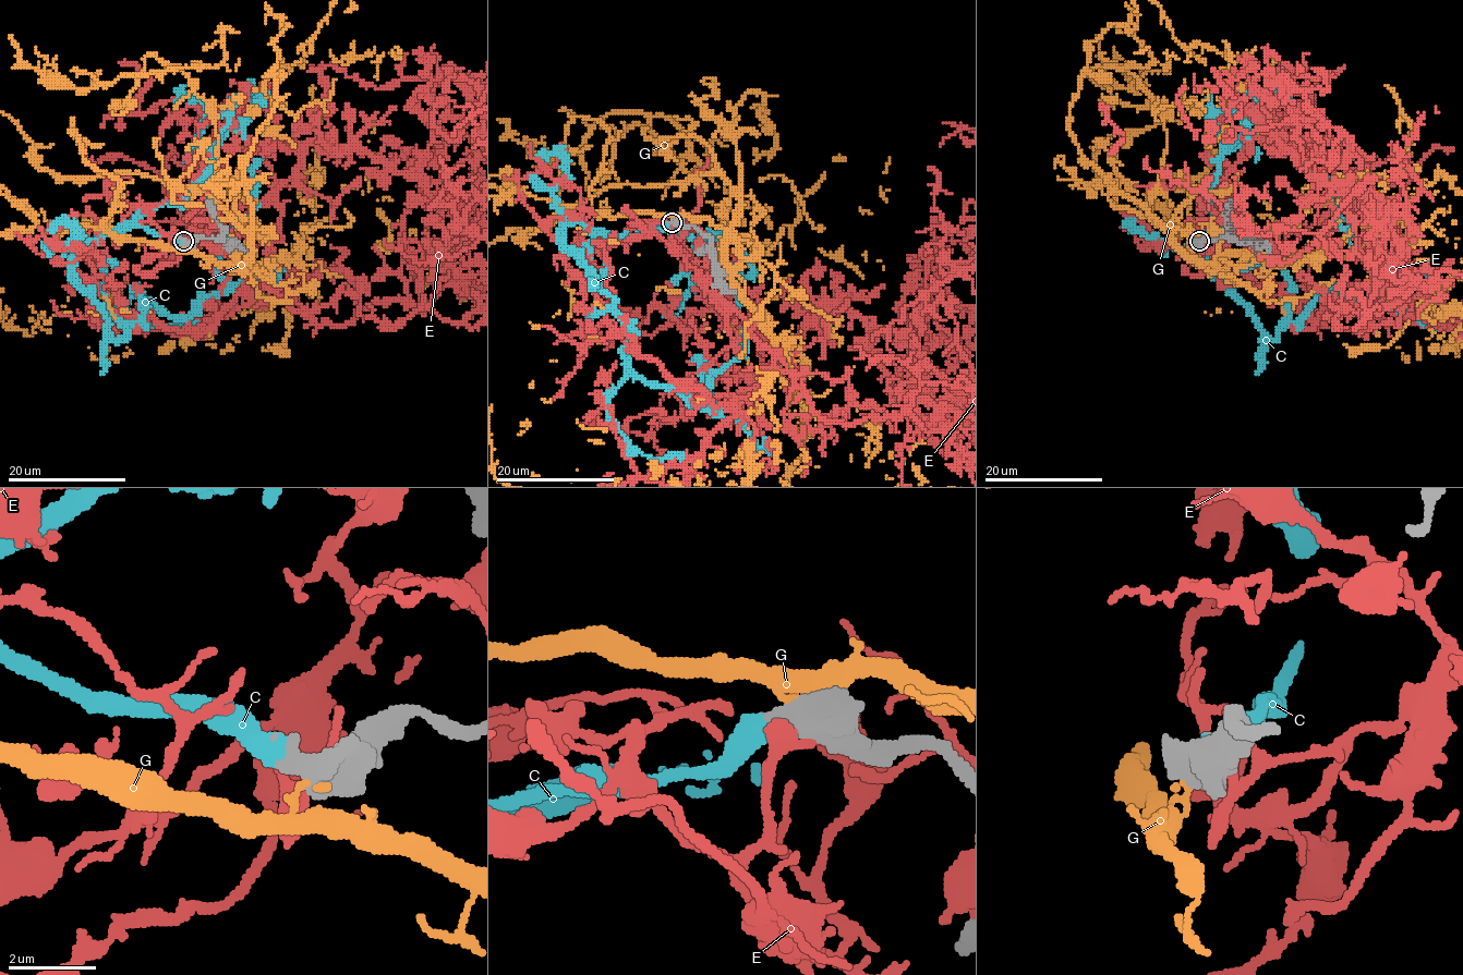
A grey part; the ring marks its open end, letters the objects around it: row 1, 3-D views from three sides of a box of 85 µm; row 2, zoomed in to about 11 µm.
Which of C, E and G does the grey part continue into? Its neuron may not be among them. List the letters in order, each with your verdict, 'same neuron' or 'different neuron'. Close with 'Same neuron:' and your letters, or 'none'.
C: same neuron
E: different neuron
G: different neuron
Same neuron: C

